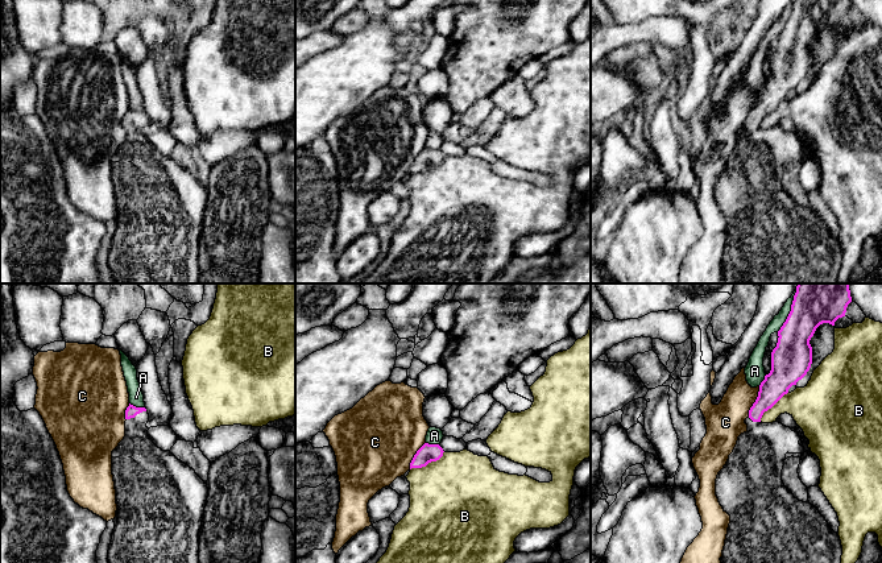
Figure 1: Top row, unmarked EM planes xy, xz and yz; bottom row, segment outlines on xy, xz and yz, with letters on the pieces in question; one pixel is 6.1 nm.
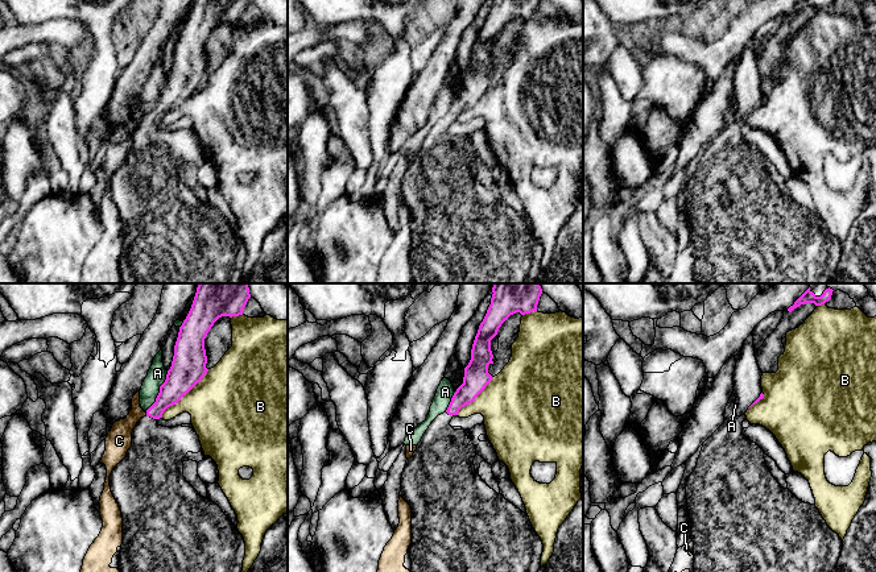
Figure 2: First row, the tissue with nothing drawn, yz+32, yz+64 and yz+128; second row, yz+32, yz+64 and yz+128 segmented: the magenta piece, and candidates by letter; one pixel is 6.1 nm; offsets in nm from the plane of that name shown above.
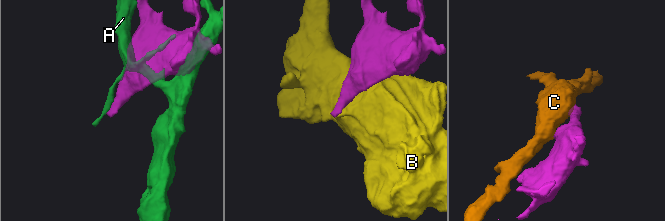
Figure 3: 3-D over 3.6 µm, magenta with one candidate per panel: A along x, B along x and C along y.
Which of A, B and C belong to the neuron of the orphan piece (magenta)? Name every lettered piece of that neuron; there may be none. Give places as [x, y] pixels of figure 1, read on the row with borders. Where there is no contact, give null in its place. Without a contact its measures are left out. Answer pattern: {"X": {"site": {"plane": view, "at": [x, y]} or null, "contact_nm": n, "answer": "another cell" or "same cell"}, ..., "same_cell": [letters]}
{"A": {"site": {"plane": "yz", "at": [791, 310]}, "contact_nm": 300, "answer": "another cell"}, "B": {"site": {"plane": "xz", "at": [427, 463]}, "contact_nm": 240, "answer": "another cell"}, "C": {"site": {"plane": "yz", "at": [754, 402]}, "contact_nm": 200, "answer": "another cell"}, "same_cell": []}

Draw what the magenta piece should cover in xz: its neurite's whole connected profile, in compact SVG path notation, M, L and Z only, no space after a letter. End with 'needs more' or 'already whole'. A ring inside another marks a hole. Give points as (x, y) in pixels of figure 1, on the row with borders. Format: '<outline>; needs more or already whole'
M425 443L414 455L410 469L411 468L422 468L426 467L431 461L436 461L443 456L443 448L439 444L428 444Z; already whole

